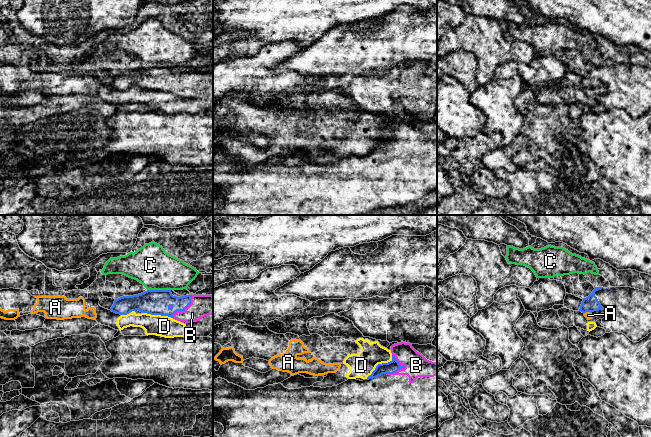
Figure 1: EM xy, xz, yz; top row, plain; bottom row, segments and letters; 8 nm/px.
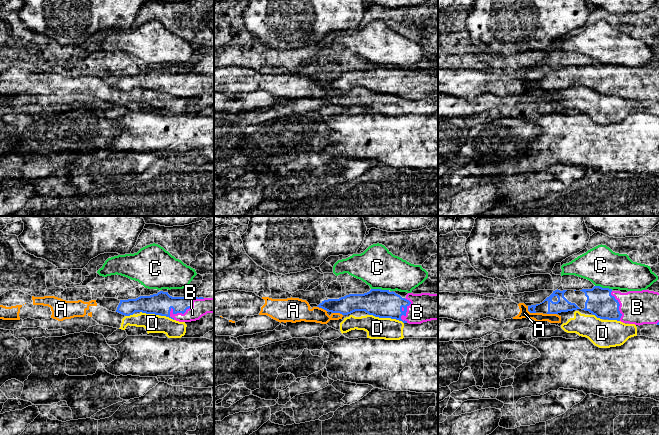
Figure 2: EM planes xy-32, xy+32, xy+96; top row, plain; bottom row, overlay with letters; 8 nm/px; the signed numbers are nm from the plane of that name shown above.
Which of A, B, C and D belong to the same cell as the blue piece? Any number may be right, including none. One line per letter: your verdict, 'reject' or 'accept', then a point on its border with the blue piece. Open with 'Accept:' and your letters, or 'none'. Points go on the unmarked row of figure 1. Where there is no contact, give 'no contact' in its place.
Accept: B
A: reject; meets blue in yz at (587, 87)
B: accept; meets blue in xz at (401, 144)
C: reject; meets blue in xy at (159, 66)
D: reject; meets blue in xy at (159, 90)

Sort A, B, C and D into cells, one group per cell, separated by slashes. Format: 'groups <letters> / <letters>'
groups A D / B / C

